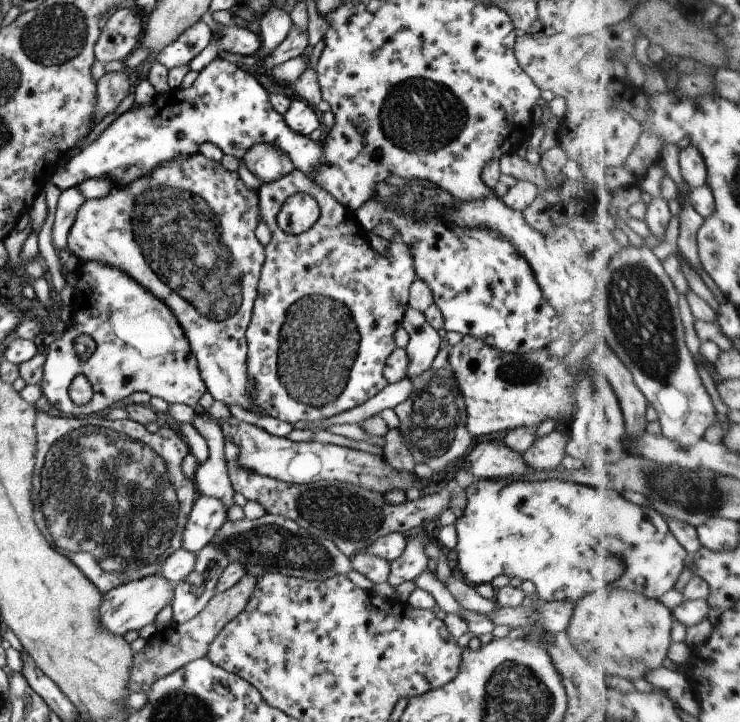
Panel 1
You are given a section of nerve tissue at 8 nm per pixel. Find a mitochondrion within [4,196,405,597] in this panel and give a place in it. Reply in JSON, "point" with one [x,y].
{"point":[108,498]}

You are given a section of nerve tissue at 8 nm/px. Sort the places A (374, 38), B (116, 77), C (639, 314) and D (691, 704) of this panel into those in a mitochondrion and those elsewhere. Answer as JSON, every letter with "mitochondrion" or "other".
{"A":"other","B":"other","C":"mitochondrion","D":"other"}

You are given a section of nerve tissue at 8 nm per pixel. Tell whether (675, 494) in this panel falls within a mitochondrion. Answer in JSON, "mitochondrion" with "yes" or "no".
{"mitochondrion":"yes"}

